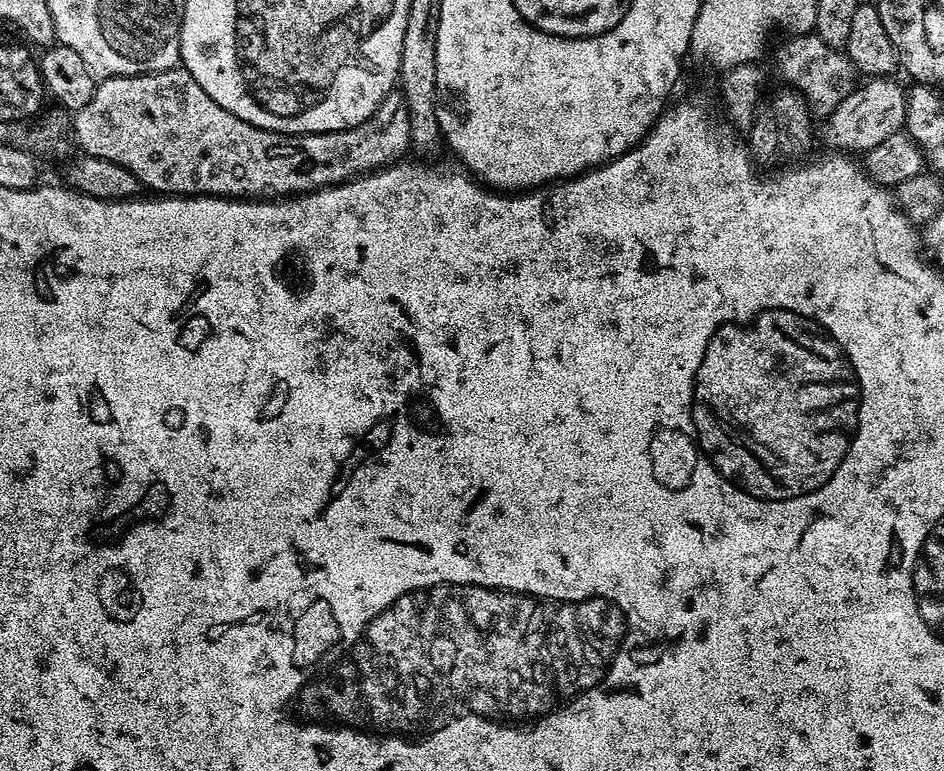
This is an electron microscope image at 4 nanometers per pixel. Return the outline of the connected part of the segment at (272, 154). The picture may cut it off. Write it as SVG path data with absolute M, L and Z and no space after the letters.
M182 66L168 68L164 72L149 72L147 76L112 76L109 80L101 80L97 83L96 92L75 113L72 121L72 131L75 143L81 153L98 158L106 158L110 162L118 162L126 170L133 172L145 189L153 188L156 194L175 194L177 196L219 196L221 198L292 198L297 194L316 192L319 188L330 188L338 184L347 184L349 180L357 176L367 176L369 172L378 172L381 168L387 168L401 159L404 151L409 151L412 139L410 138L410 114L406 110L404 95L398 90L389 92L386 99L380 103L378 110L370 114L366 122L362 122L353 128L338 130L337 132L305 132L303 134L285 134L283 132L268 132L264 128L255 128L250 122L230 114Z

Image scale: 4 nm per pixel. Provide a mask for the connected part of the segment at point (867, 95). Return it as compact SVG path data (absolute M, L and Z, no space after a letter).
M868 78L859 86L853 87L852 93L823 121L824 140L829 149L840 154L866 154L878 142L886 142L890 134L904 128L904 119L908 109L905 85L895 84L892 78Z

